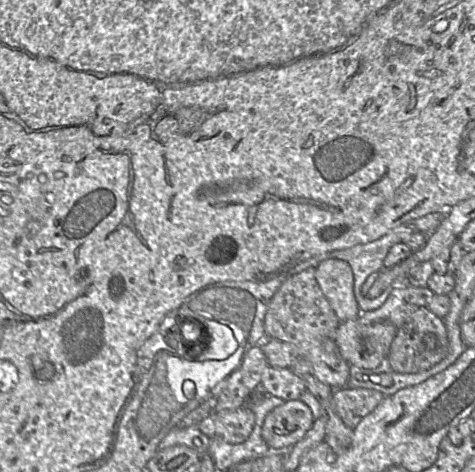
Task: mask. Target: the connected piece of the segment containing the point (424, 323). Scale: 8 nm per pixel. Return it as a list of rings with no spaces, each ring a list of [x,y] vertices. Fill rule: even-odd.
[[[406,303],[404,323],[397,331],[387,357],[393,371],[407,374],[421,373],[429,370],[447,356],[448,349],[448,332],[443,318],[436,316],[428,309],[428,307],[420,307]]]

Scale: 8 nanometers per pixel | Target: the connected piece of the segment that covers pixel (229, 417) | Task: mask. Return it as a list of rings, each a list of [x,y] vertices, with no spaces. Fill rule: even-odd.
[[[247,405],[234,409],[213,412],[197,426],[210,439],[220,437],[230,444],[240,444],[248,439],[253,431],[255,415]]]

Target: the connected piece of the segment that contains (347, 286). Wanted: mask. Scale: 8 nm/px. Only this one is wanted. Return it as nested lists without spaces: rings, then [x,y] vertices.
[[[326,259],[315,271],[316,281],[340,322],[358,319],[360,309],[354,295],[353,271],[340,259]]]

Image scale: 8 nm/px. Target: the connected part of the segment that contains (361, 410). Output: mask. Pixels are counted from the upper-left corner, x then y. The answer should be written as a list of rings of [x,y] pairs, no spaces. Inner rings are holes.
[[[344,387],[334,389],[333,393],[335,412],[351,429],[354,429],[384,398],[383,393],[366,388]]]

